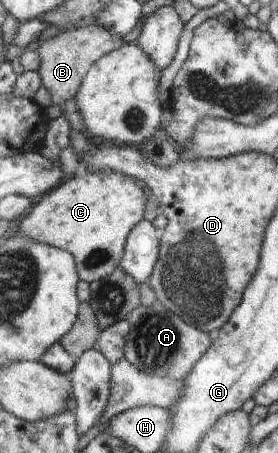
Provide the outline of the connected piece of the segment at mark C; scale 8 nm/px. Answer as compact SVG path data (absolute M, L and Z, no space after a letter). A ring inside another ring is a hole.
M101 171L99 174L89 173L85 176L71 178L58 184L44 195L31 212L21 218L19 238L29 238L37 244L48 244L72 253L77 263L77 272L82 281L92 283L108 276L117 268L123 258L125 244L129 233L141 220L145 212L145 204L150 193L144 185L130 176L115 171Z

